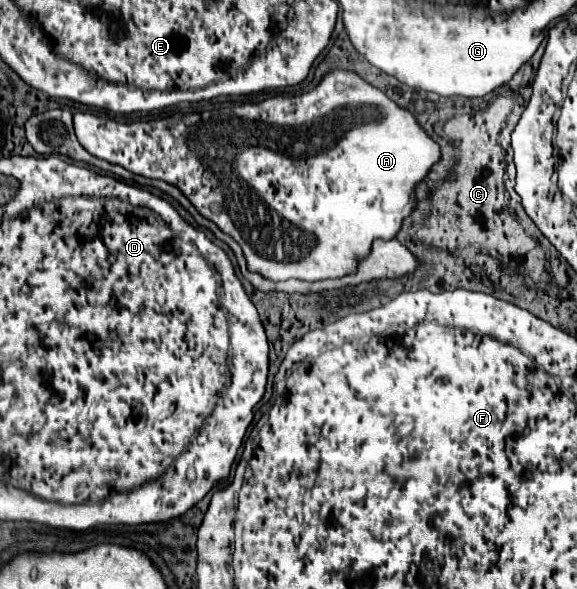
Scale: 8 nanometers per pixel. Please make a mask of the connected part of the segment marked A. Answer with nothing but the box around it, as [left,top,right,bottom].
[73,70,439,280]

